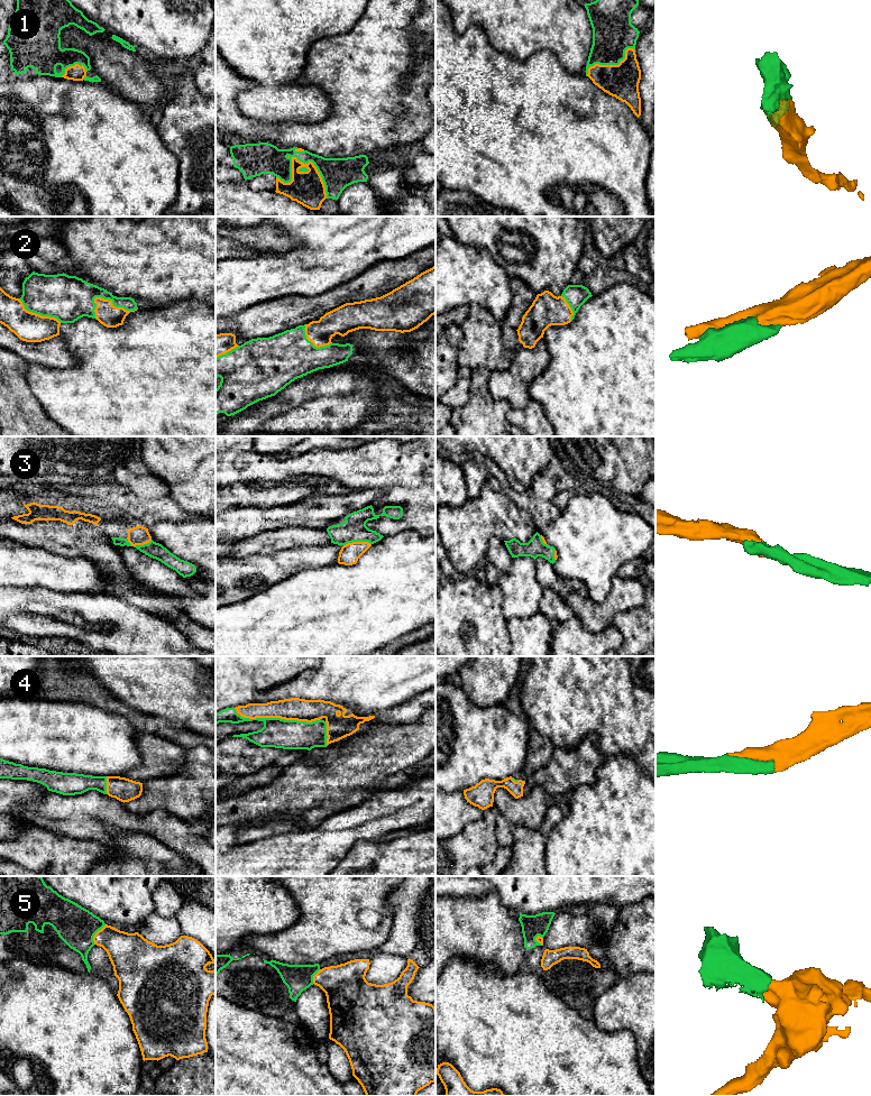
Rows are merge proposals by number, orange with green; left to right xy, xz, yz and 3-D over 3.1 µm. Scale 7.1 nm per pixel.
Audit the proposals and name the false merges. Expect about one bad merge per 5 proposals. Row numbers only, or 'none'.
5

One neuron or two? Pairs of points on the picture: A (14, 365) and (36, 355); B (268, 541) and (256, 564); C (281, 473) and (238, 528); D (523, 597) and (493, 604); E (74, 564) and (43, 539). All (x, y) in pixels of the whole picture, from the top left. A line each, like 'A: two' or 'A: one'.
A: two
B: two
C: two
D: two
E: two

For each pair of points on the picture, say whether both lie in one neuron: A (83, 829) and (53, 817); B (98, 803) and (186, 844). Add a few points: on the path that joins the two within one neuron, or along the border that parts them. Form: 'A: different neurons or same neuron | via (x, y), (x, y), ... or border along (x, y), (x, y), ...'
A: same neuron | via (75, 821), (71, 817), (61, 817)
B: same neuron | via (120, 816), (136, 822), (158, 822), (164, 826)

